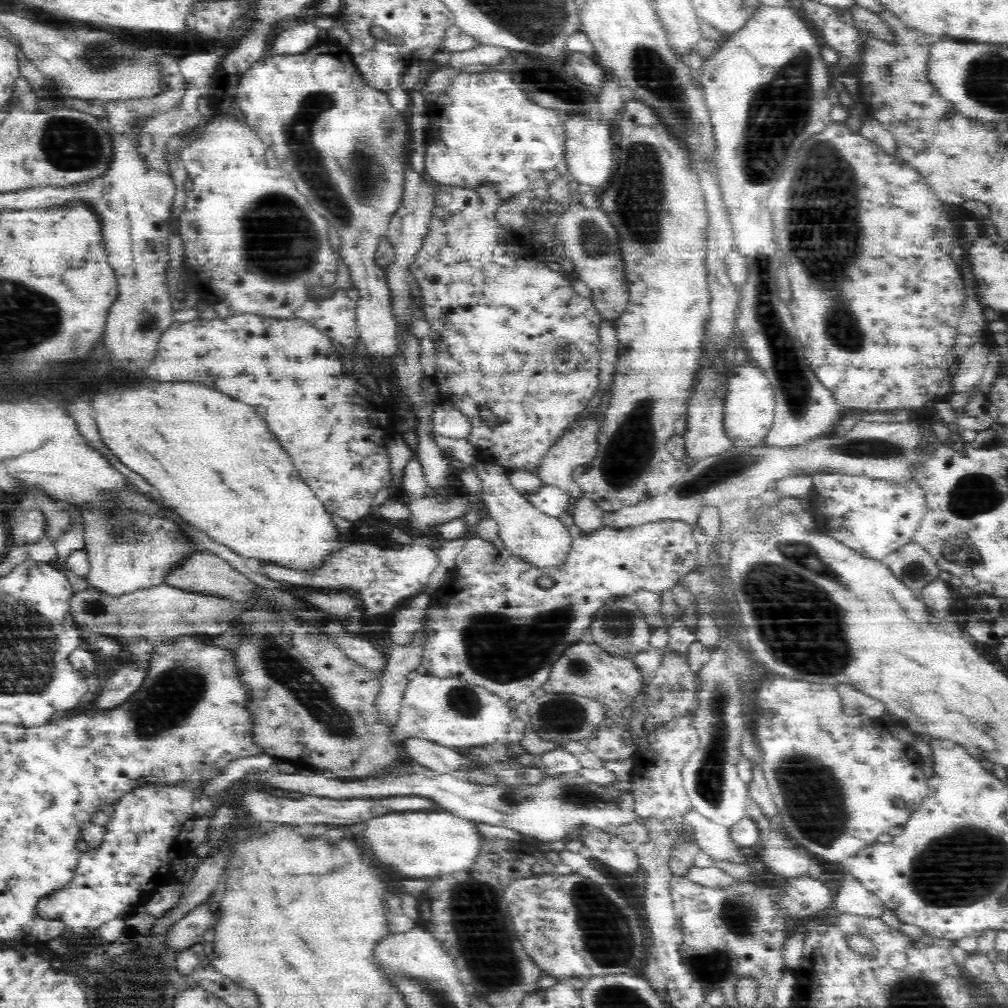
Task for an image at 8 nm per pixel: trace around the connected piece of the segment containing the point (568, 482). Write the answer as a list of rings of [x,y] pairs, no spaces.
[[[596,409],[596,412],[588,412],[576,416],[568,430],[557,440],[557,443],[546,454],[546,458],[540,462],[537,475],[546,481],[547,485],[560,487],[568,492],[575,500],[584,496],[584,491],[573,481],[572,471],[575,466],[586,465],[594,458],[597,451],[598,434],[606,423],[604,410]]]

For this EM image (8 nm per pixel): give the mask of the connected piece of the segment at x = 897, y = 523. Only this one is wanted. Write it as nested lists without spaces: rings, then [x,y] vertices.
[[[818,472],[811,476],[813,488],[807,495],[806,509],[810,510],[821,530],[860,551],[864,556],[882,560],[888,553],[911,542],[916,526],[927,509],[925,490],[914,479],[877,479],[870,475],[849,475],[836,472]]]

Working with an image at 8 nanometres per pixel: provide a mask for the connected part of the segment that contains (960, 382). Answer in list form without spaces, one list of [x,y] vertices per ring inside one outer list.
[[[980,343],[972,344],[969,346],[970,350],[966,352],[964,360],[960,362],[958,374],[954,378],[954,390],[956,392],[964,392],[973,386],[974,382],[982,380],[982,372],[986,366],[986,356],[988,356],[988,348]]]

